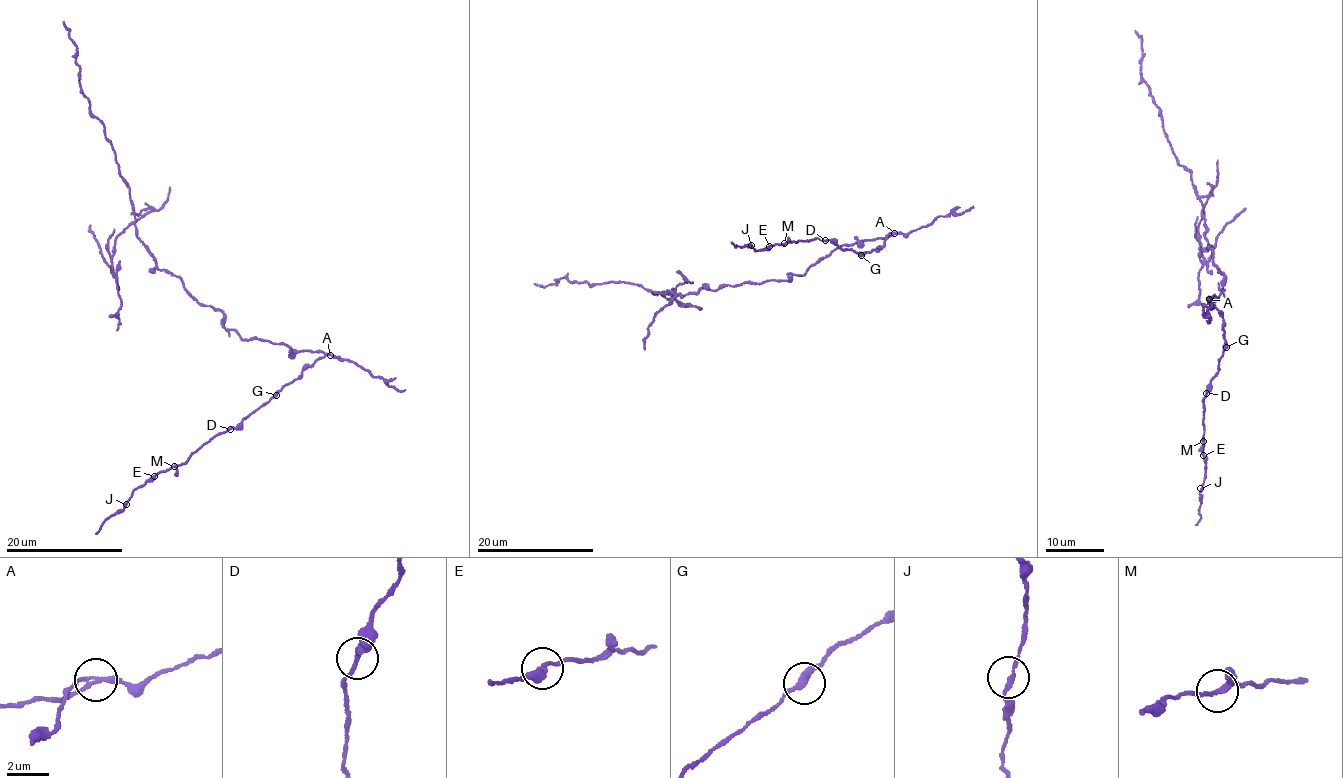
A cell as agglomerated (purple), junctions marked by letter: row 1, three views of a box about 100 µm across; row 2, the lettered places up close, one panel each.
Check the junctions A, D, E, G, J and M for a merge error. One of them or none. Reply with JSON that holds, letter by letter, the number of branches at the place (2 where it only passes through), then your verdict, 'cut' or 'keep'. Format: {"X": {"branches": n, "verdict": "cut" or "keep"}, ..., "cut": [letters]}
{"A": {"branches": 3, "verdict": "cut"}, "D": {"branches": 2, "verdict": "keep"}, "E": {"branches": 2, "verdict": "keep"}, "G": {"branches": 2, "verdict": "keep"}, "J": {"branches": 2, "verdict": "keep"}, "M": {"branches": 3, "verdict": "keep"}, "cut": ["A"]}

